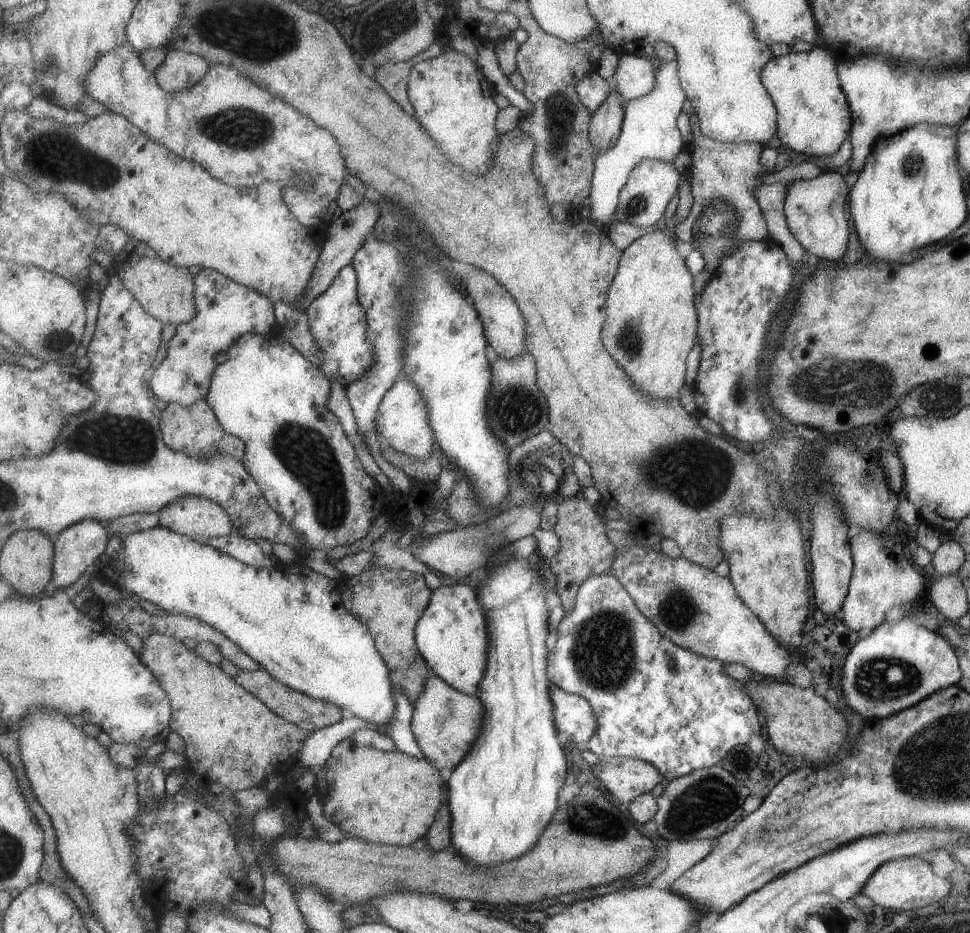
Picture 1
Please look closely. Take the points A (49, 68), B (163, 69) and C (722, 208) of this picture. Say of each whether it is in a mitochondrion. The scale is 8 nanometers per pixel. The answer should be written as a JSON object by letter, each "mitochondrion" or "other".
{"A":"mitochondrion","B":"other","C":"mitochondrion"}

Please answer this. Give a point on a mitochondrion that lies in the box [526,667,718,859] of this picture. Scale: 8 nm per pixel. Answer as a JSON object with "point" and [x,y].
{"point":[585,822]}

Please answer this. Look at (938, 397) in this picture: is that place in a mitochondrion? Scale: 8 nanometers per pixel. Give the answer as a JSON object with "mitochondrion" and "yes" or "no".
{"mitochondrion":"yes"}

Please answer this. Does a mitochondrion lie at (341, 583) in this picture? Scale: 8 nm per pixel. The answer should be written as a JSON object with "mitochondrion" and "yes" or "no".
{"mitochondrion":"no"}

